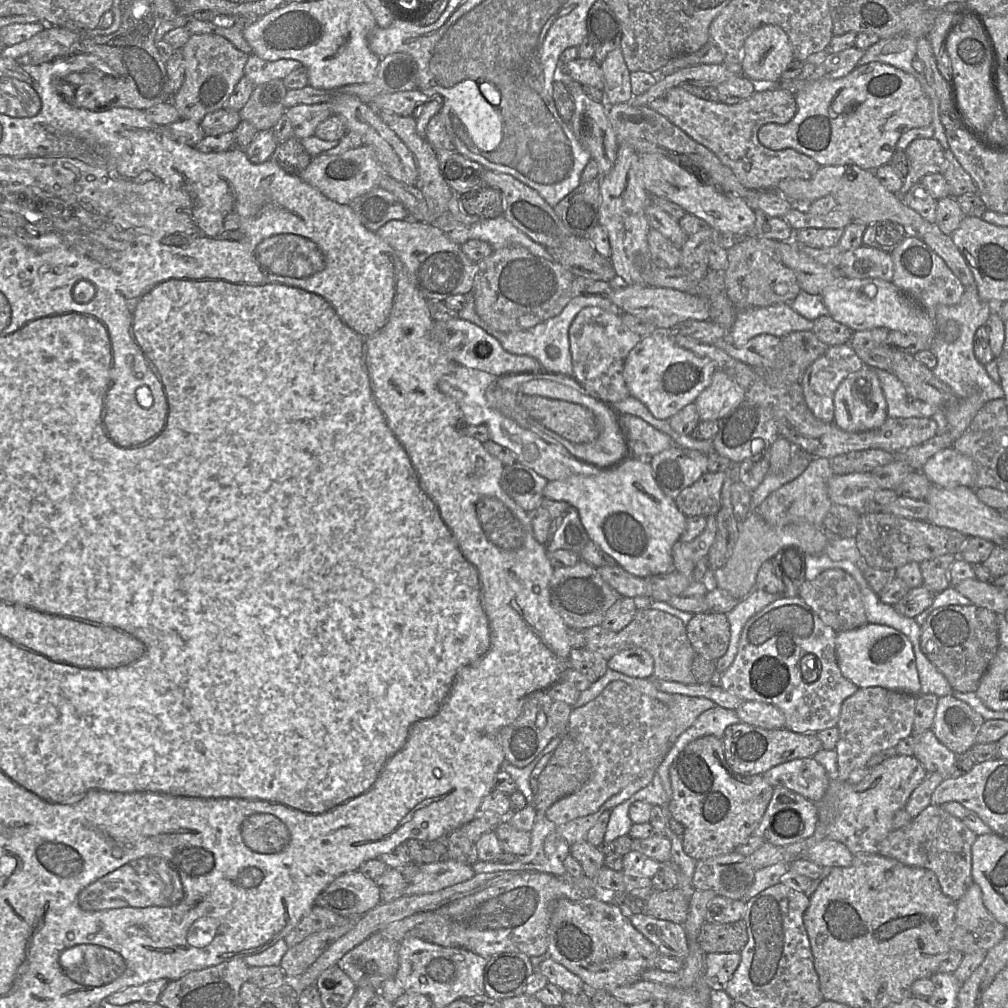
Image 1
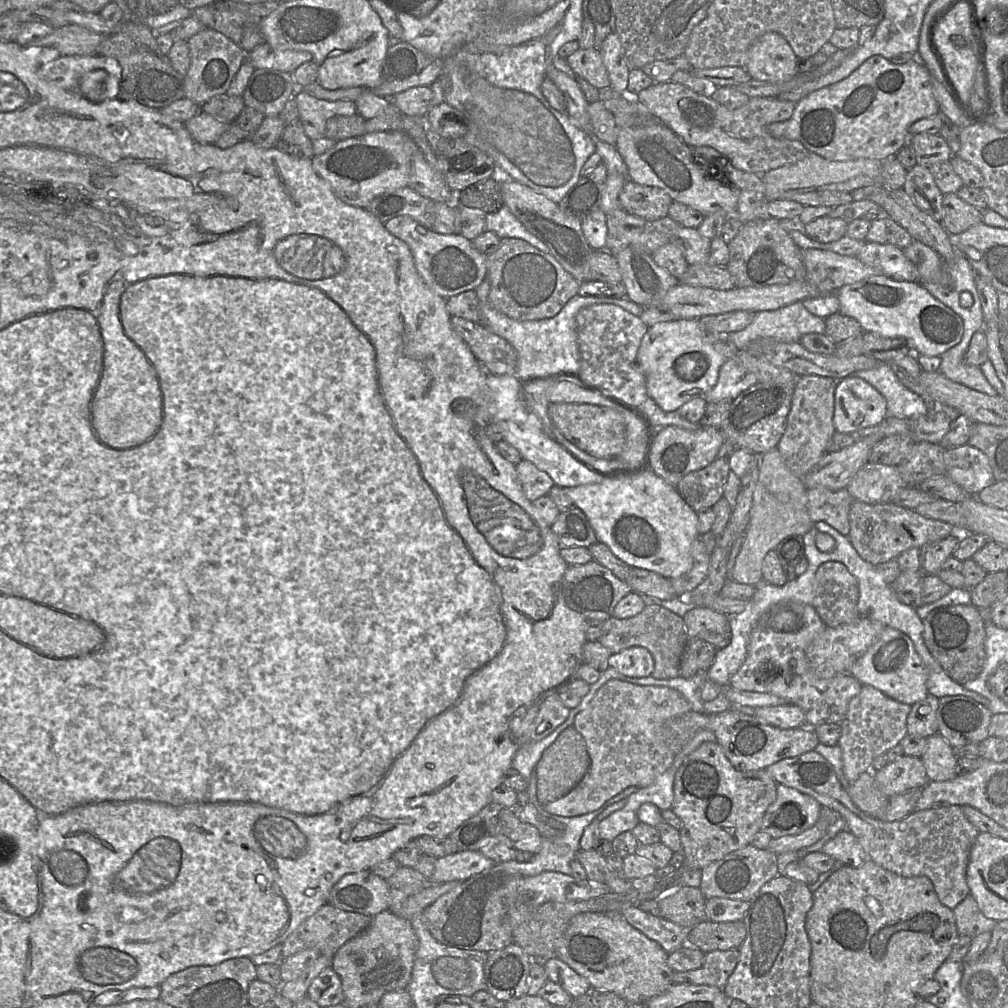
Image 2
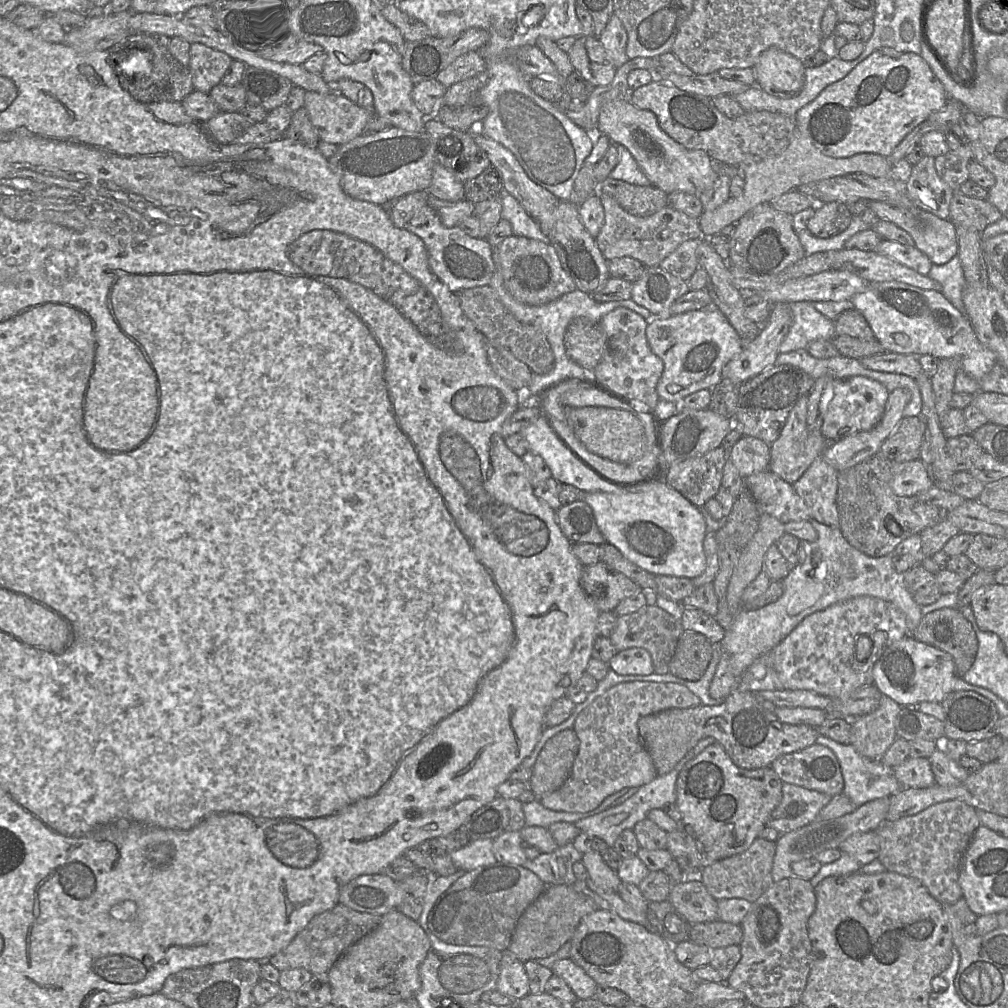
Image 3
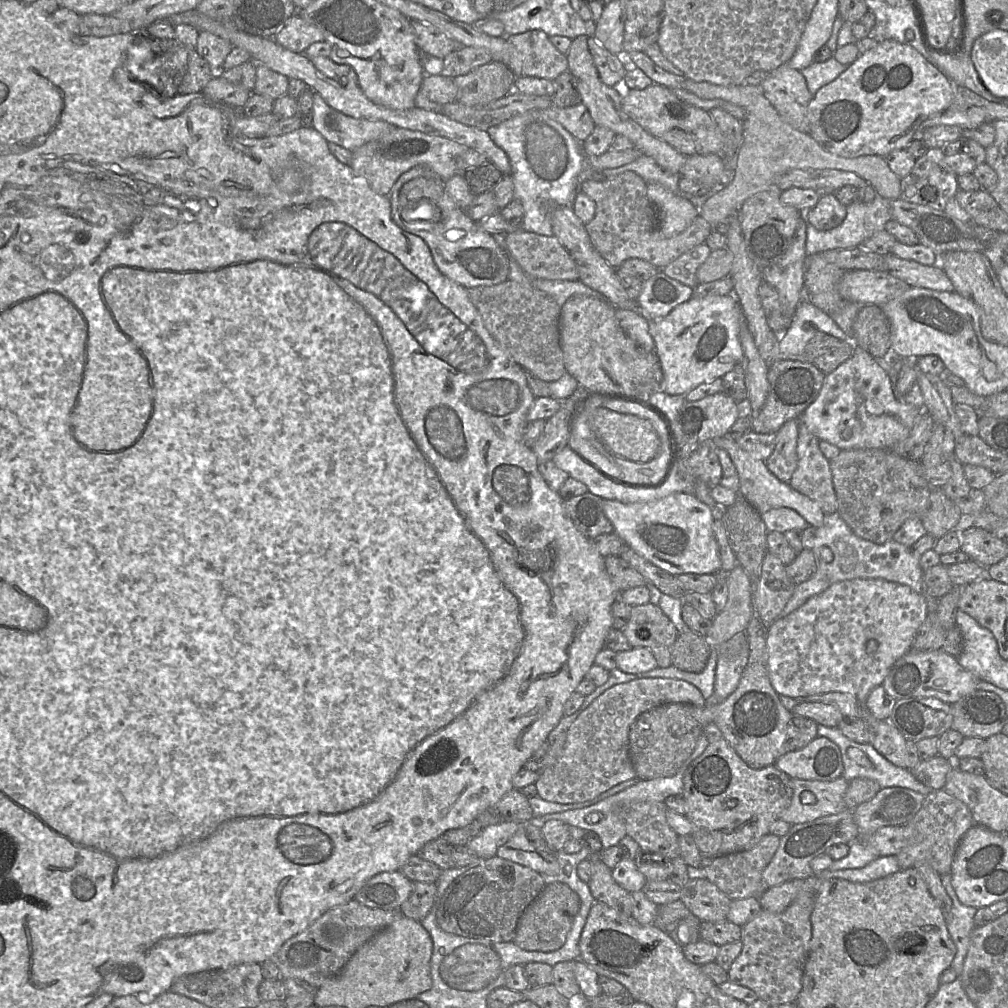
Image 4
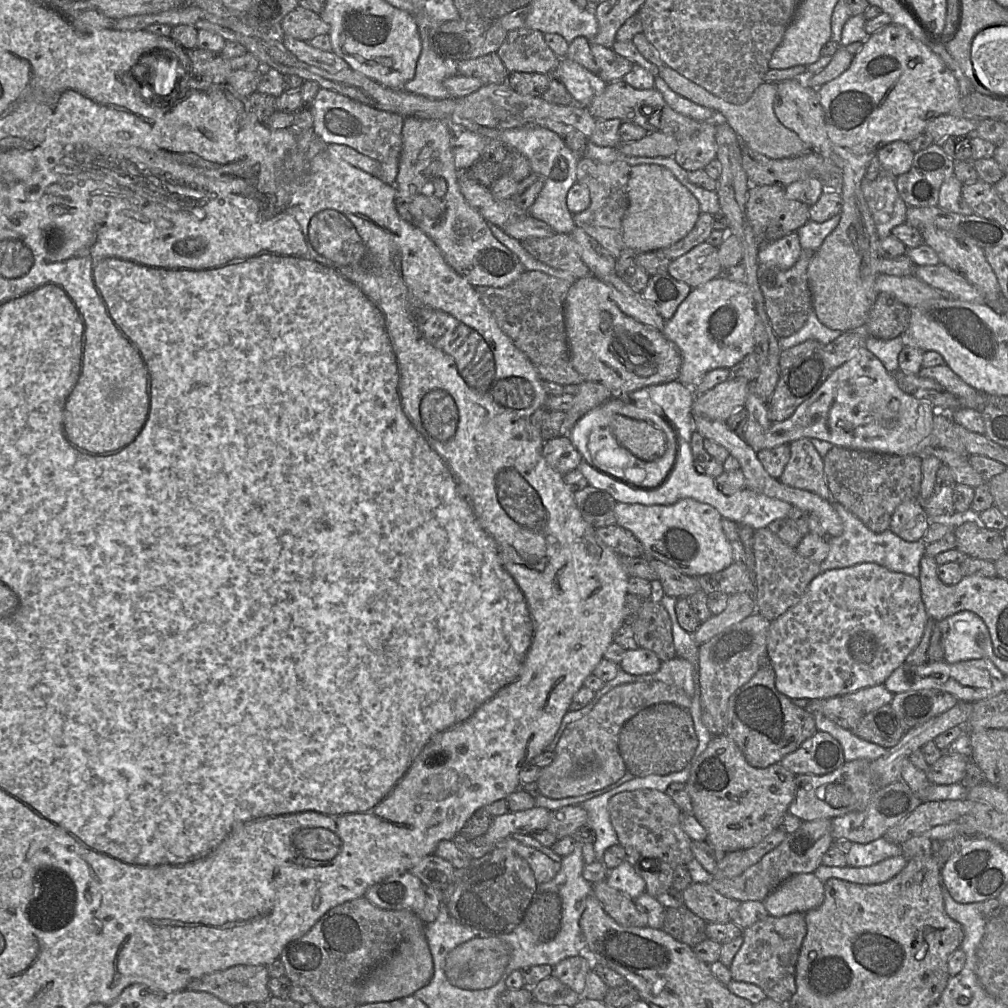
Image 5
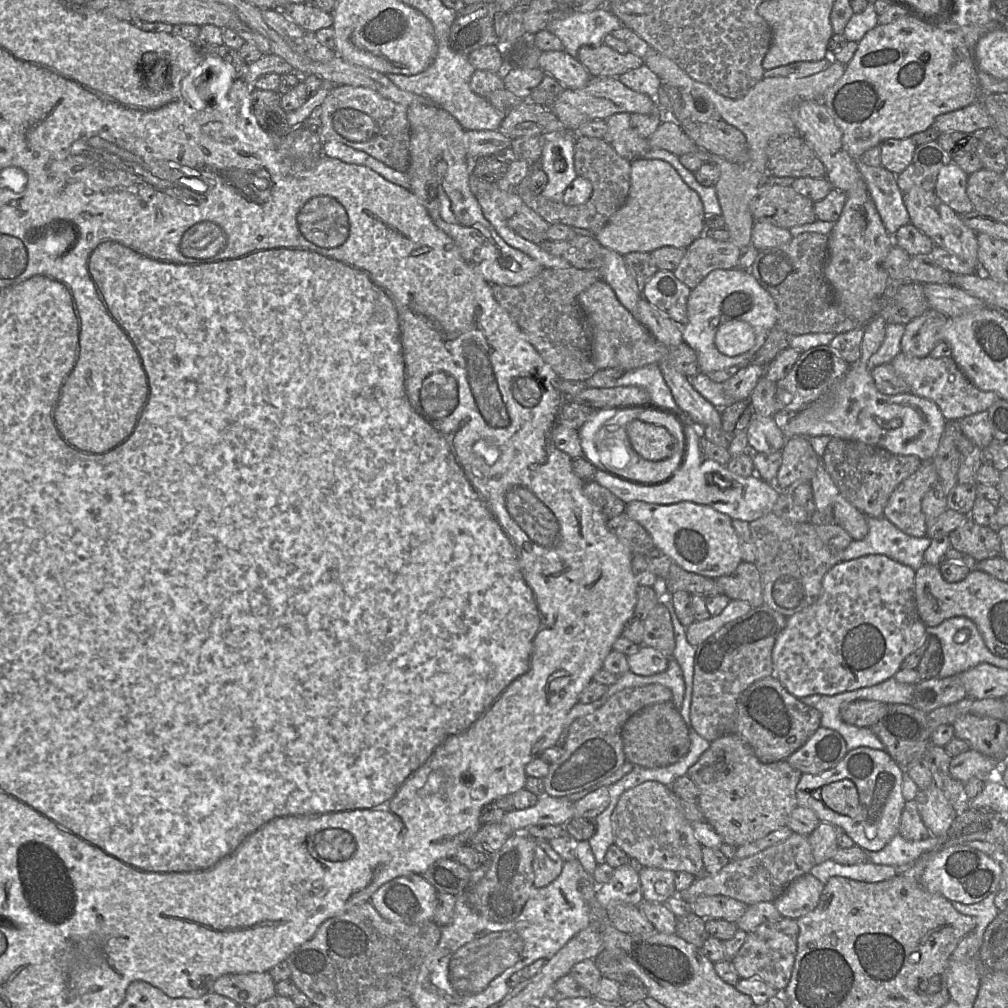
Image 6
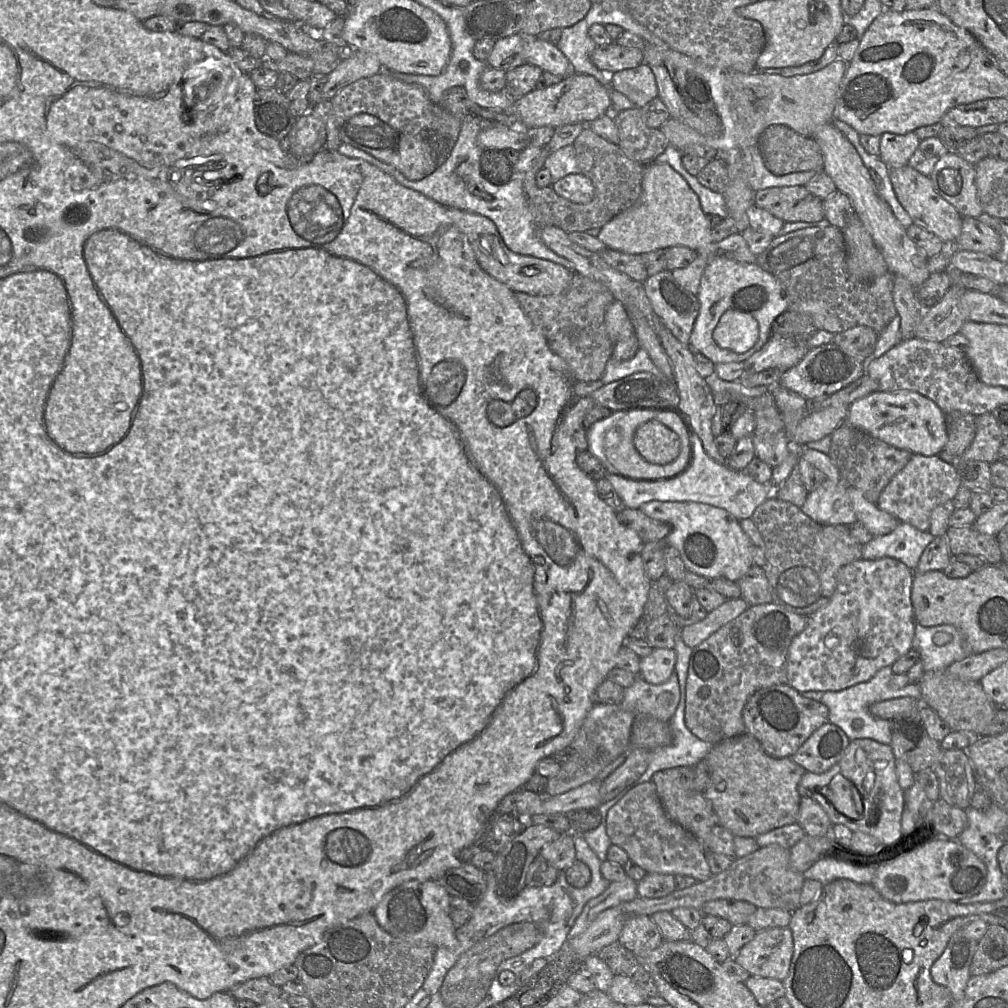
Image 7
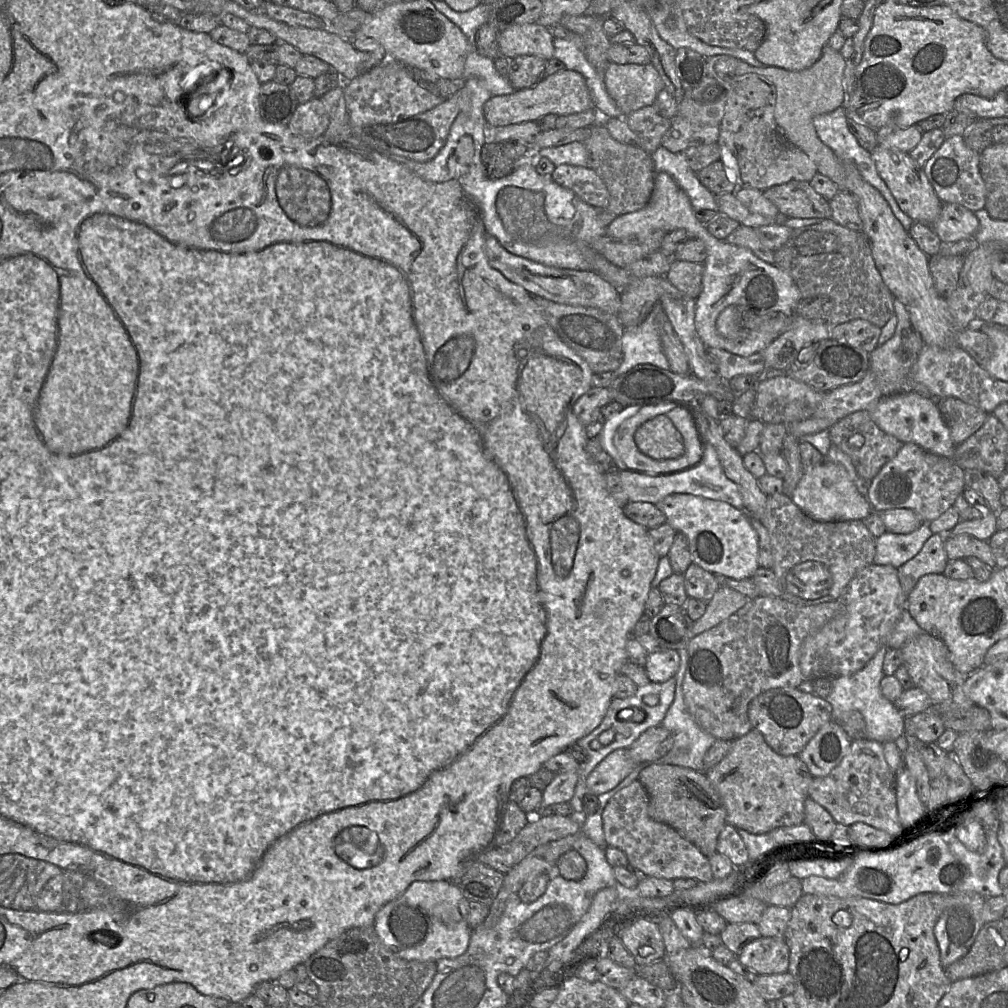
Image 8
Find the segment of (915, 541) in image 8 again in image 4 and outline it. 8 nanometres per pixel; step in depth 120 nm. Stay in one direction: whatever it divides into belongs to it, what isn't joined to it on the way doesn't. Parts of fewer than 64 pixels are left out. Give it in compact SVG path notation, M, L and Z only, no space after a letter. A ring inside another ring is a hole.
M838 512L826 515L823 524L815 528L812 547L817 569L812 577L795 587L794 593L787 602L779 617L784 617L811 597L820 594L832 584L852 579L884 579L910 587L917 593L923 594L923 571L920 567L920 558L913 554L911 547L896 542L894 539L884 544L875 544L857 537L847 526ZM827 547L832 551L831 562L820 560L819 550Z

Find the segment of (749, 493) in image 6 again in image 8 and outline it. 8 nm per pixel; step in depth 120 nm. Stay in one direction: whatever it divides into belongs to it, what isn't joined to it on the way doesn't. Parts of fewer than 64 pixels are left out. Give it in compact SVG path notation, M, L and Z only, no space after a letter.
M700 443L703 455L700 462L690 469L662 475L648 475L631 470L617 470L624 490L631 502L650 502L656 504L672 494L691 494L711 500L726 502L737 509L743 509L742 496L737 485L725 475L715 448Z

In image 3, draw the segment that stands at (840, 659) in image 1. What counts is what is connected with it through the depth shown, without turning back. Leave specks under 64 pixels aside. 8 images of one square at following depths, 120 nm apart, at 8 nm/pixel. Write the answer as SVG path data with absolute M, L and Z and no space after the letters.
M907 635L889 646L873 667L874 685L900 706L918 702L941 703L952 691L956 676L952 657Z

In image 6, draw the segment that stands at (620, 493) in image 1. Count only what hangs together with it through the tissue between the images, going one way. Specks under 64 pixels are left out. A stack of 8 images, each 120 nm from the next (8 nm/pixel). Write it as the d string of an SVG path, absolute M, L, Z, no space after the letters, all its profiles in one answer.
M633 501L626 504L625 513L647 530L657 549L688 572L716 579L733 573L743 561L738 537L732 526L733 519L708 505L700 505L689 501L670 505Z

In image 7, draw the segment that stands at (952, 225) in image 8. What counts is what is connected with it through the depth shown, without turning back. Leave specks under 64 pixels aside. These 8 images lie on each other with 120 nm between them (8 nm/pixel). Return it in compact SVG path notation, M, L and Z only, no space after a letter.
M963 217L962 229L954 246L958 249L996 256L1001 250L999 233L975 217Z

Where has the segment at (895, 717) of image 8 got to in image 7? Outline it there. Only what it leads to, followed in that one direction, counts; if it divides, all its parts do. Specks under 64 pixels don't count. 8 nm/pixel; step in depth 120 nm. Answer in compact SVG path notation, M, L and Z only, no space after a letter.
M891 666L881 668L871 679L840 691L824 692L822 702L829 711L828 722L843 730L850 741L856 739L872 739L882 744L891 743L891 720L876 718L869 711L870 705L894 698L912 697L921 700L921 688L918 684L907 684L902 688L893 688Z

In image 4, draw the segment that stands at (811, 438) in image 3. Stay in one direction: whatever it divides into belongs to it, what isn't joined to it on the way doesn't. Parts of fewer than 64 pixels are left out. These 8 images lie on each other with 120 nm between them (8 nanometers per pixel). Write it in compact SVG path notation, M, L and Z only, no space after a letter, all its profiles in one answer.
M791 419L781 426L776 432L776 444L772 454L765 460L769 471L780 481L789 483L797 467L797 441L799 431L799 419Z

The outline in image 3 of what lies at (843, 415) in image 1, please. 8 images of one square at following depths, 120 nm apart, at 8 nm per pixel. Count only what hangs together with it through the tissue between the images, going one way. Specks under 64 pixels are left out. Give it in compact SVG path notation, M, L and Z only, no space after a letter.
M865 376L831 378L819 402L819 412L822 417L821 433L827 440L836 441L869 430L883 415L889 394L885 386Z

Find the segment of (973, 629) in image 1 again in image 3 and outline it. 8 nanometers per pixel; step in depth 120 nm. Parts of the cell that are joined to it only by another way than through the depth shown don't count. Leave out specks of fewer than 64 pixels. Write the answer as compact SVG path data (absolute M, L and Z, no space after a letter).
M956 608L935 610L922 617L912 638L948 653L955 664L956 676L963 676L972 667L978 639L971 623Z

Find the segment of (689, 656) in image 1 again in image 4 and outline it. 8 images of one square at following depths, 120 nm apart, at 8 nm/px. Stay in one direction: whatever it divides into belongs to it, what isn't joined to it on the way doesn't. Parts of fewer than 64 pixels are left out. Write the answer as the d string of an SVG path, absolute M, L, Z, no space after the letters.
M658 604L633 606L628 623L620 630L631 647L649 648L658 667L672 665L671 651L679 633Z

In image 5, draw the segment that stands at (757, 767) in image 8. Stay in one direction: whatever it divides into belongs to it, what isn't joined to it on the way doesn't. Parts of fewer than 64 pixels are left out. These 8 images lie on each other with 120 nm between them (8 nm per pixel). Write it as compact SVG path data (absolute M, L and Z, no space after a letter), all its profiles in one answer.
M726 735L713 736L705 751L693 764L687 791L692 801L691 813L707 832L706 842L717 853L718 860L727 853L746 850L758 845L779 829L796 795L796 775L781 763L767 768L755 768L745 759L737 744Z

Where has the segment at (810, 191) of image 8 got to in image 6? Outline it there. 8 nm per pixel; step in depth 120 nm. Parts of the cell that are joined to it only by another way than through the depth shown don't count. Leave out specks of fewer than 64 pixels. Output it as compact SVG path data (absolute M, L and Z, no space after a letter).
M764 184L751 200L750 210L755 221L789 230L817 220L814 204L791 186Z

